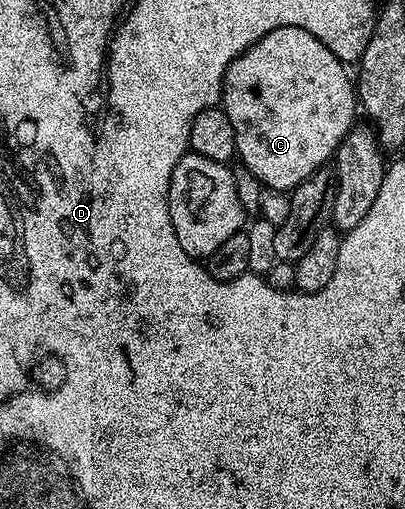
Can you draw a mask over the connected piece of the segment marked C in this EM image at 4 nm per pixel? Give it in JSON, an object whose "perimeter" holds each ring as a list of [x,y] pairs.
{"perimeter":[[[284,26],[272,30],[272,34],[266,34],[264,38],[260,38],[260,42],[256,42],[248,50],[244,50],[244,54],[240,54],[230,63],[224,74],[220,107],[223,112],[228,114],[228,122],[232,122],[232,131],[236,134],[237,159],[244,166],[248,166],[248,170],[252,170],[252,174],[256,174],[256,178],[261,182],[263,189],[289,193],[297,184],[308,179],[316,169],[327,167],[331,163],[334,153],[338,151],[340,142],[356,124],[356,120],[354,120],[356,84],[351,73],[349,76],[346,72],[349,72],[347,65],[338,60],[336,54],[332,54],[332,50],[328,50],[328,46],[324,46],[324,42],[320,42],[320,38],[316,38],[312,34],[308,34],[308,30],[296,26]]]}

